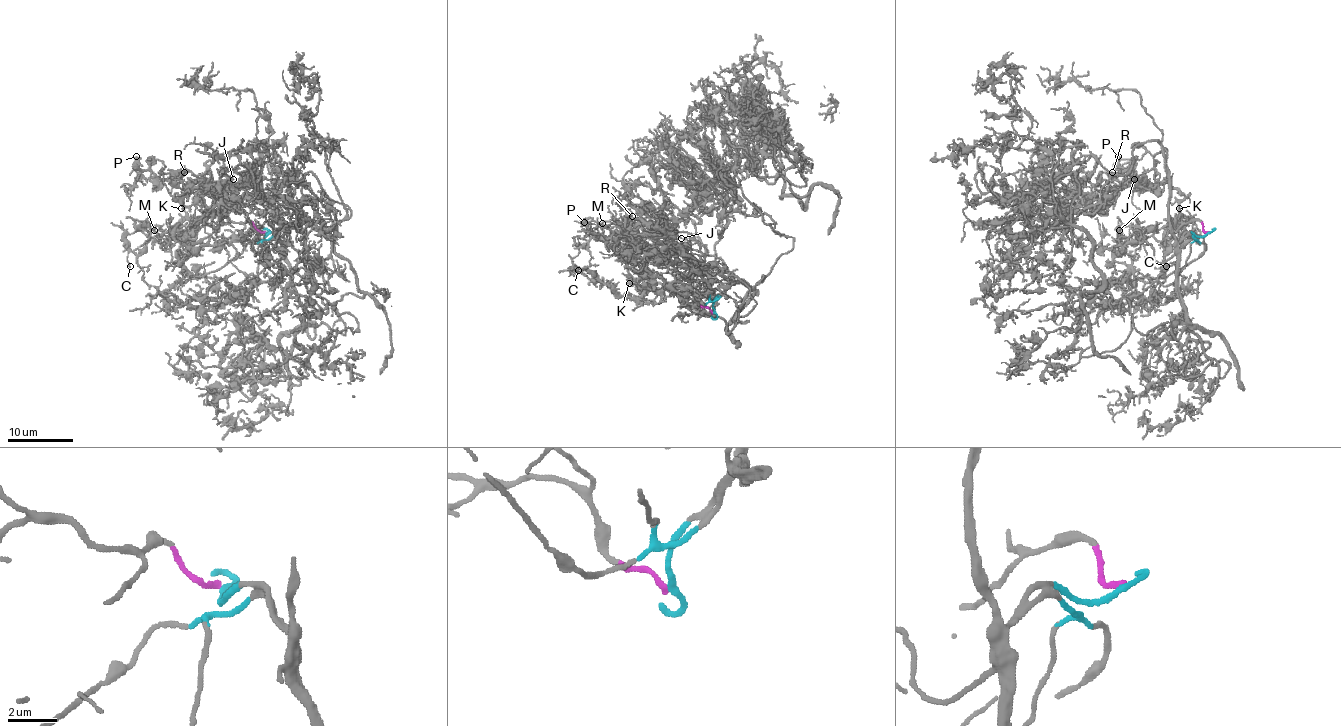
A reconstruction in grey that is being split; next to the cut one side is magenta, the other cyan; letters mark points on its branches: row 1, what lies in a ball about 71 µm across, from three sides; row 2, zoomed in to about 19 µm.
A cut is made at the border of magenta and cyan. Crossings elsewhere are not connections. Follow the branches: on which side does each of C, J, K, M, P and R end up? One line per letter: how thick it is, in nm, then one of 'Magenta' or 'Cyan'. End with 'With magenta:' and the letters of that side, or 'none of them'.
C: Thickness 140 nm. Magenta
J: Thickness 130 nm. Cyan
K: Thickness 190 nm. Magenta
M: Thickness 100 nm. Magenta
P: Thickness 440 nm. Magenta
R: Thickness 150 nm. Cyan
With magenta: C, K, M, P

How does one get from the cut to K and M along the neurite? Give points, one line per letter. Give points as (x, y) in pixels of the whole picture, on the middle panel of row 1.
K: (713, 311), (699, 303), (686, 284), (676, 282), (656, 290), (645, 289), (639, 279), (629, 282)
M: (713, 311), (697, 302), (692, 284), (637, 240), (640, 235), (630, 225), (604, 220), (601, 224)

